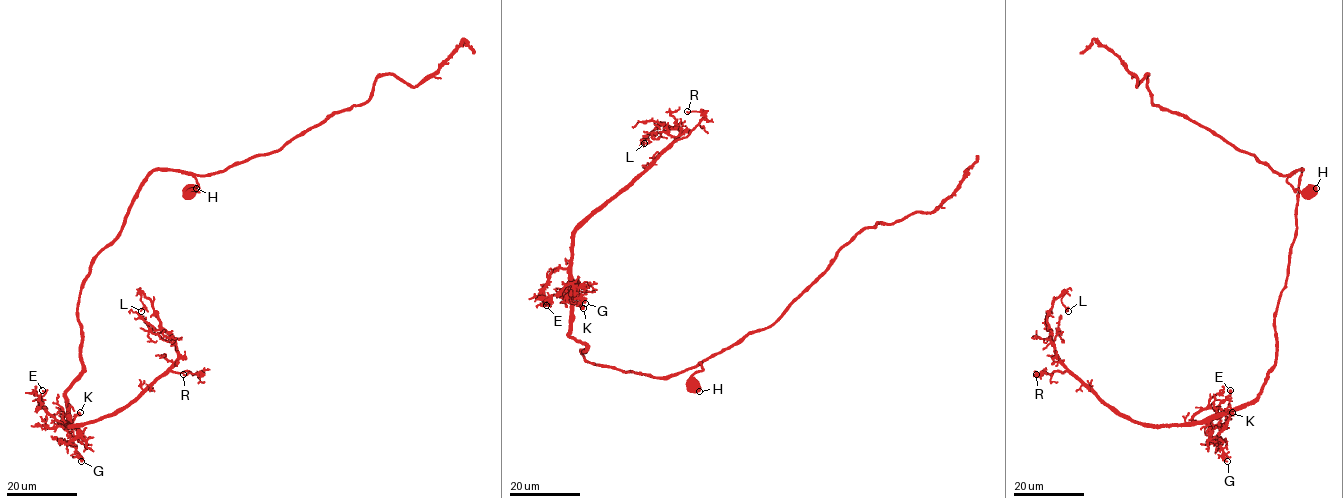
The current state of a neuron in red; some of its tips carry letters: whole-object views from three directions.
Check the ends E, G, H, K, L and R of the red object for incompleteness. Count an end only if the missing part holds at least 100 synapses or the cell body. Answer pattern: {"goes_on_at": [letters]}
{"goes_on_at": []}

